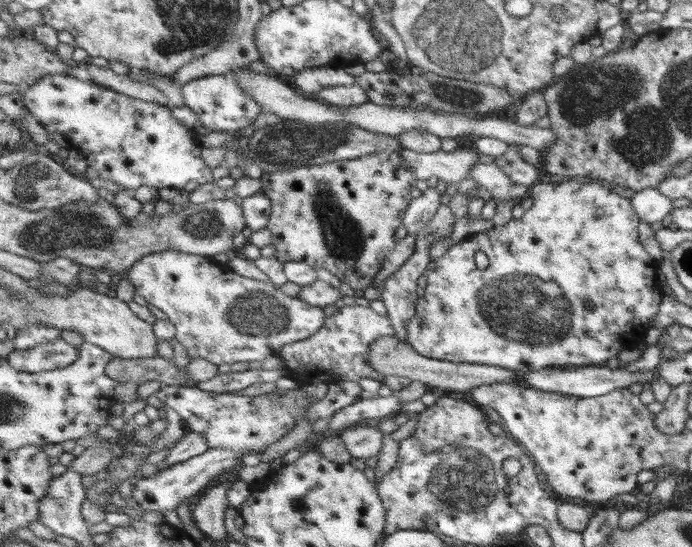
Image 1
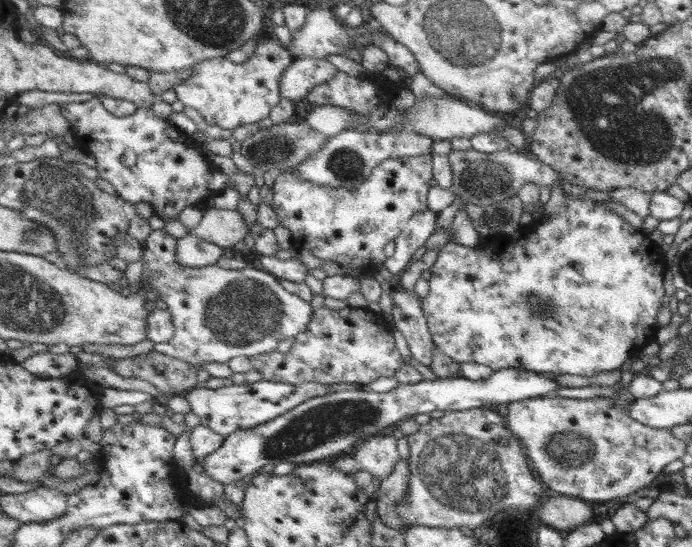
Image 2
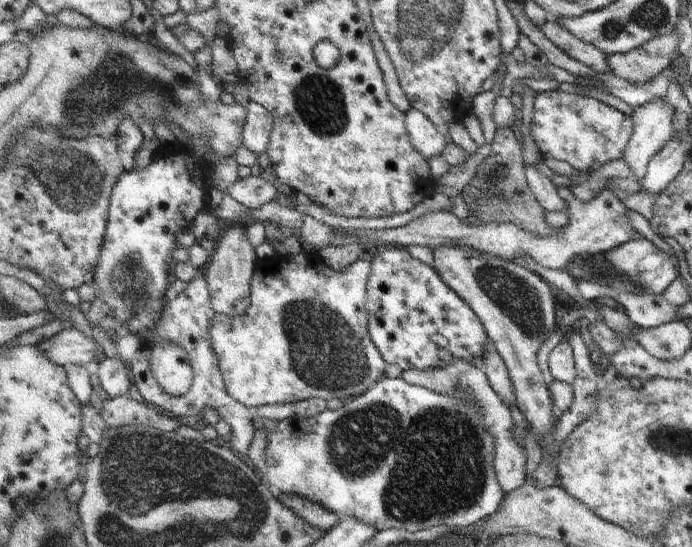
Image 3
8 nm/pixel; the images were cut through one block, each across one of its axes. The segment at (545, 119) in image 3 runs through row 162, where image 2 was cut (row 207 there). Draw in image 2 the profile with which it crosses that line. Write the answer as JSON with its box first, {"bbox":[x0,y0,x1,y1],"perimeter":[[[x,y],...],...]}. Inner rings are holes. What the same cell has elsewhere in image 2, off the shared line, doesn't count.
{"bbox":[422,195,665,376],"perimeter":[[[565,195],[564,204],[567,209],[559,215],[537,215],[530,225],[525,226],[519,234],[507,236],[501,233],[491,235],[487,239],[480,239],[477,248],[469,248],[448,242],[439,252],[435,265],[430,270],[429,293],[422,299],[423,310],[426,313],[428,325],[435,345],[455,362],[477,362],[491,367],[495,371],[507,368],[524,368],[533,372],[548,375],[581,375],[595,376],[609,370],[617,370],[629,358],[631,352],[641,348],[641,344],[653,339],[655,330],[655,316],[661,306],[663,288],[661,288],[661,276],[665,266],[663,264],[664,252],[657,250],[657,246],[645,236],[645,232],[633,228],[629,222],[621,219],[619,214],[612,212],[603,206],[601,202],[590,202],[581,197],[576,199]]]}

